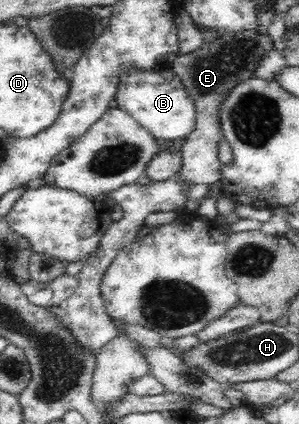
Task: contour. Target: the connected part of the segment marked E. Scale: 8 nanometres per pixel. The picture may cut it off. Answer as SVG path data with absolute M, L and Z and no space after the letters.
M257 27L234 31L221 29L210 41L185 56L177 56L168 65L193 99L197 110L195 130L185 139L181 150L183 166L177 176L183 181L207 185L221 180L224 166L219 158L219 142L224 137L220 116L222 104L235 86L256 77L255 70L259 68L261 58L271 50L274 50L273 38L268 30Z

